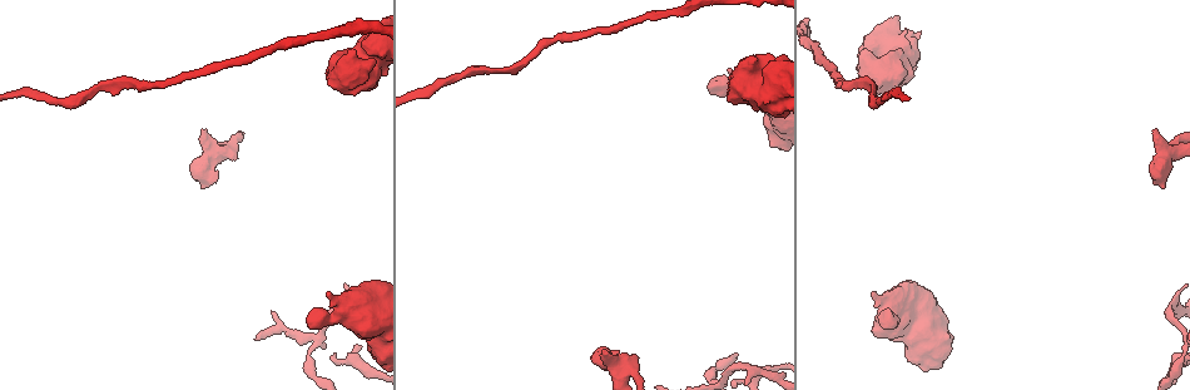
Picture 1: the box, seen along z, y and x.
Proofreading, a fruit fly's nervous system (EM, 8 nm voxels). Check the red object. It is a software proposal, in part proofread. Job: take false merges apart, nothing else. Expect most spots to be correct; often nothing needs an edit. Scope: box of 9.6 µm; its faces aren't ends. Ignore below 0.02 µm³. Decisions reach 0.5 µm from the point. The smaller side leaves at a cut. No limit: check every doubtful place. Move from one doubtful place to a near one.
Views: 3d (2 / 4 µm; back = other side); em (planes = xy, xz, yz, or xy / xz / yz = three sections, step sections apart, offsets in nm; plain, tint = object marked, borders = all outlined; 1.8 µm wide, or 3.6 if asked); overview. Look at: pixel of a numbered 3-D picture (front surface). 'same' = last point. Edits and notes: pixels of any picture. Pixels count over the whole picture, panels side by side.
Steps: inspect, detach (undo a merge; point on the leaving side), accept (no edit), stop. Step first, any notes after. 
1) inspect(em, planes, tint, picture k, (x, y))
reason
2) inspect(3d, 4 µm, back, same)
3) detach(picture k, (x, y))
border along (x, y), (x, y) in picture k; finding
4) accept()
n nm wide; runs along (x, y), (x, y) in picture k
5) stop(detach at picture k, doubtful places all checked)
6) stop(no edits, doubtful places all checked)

inspect(3d, 4 µm, picture 1, (894, 311))

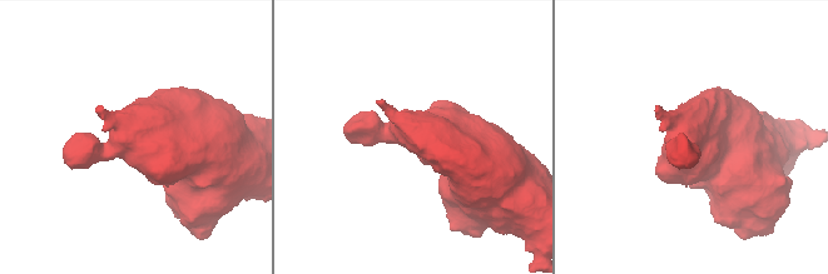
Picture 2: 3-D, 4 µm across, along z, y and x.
inspect(em, 3.6 µm, yz, step 16, tint, picture 2, (134, 142))
shape alone is not enough

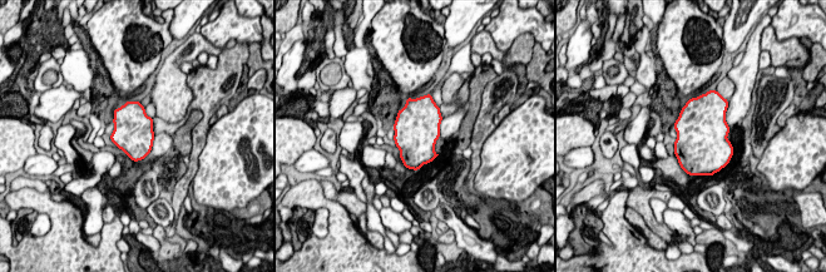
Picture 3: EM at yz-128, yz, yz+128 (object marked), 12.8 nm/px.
inspect(em, 3.6 µm, planes, borders, same)
cut it another way

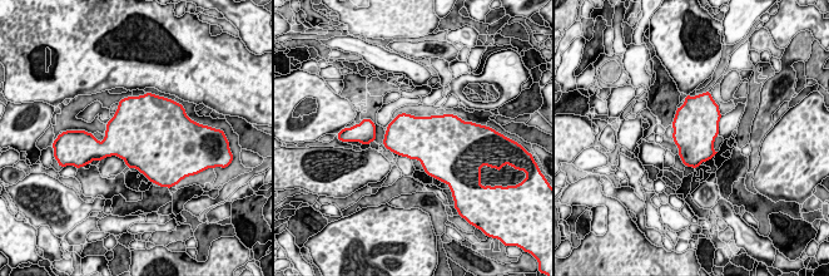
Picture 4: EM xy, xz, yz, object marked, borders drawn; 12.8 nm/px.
accept()
one cell here

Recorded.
inspect(3d, 4 µm, back, picture 1, (867, 65))
calibre changes

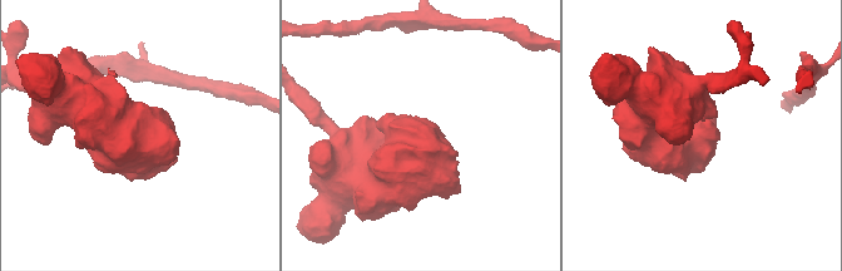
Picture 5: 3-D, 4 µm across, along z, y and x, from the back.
inspect(em, 3.6 µm, planes, plain, picture 5, (423, 128))
shape alone is not enough

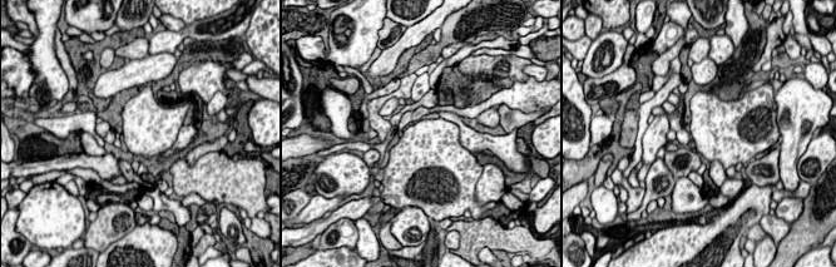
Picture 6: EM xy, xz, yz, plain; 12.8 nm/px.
inspect(em, 3.6 µm, planes, borders, same)

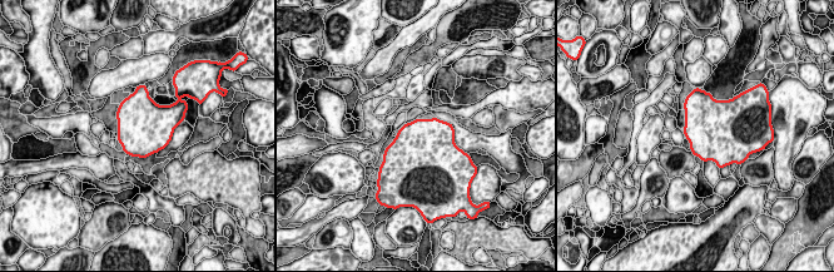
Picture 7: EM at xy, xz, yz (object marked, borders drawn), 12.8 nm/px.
accept()
600 nm wide; one cell here

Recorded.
inspect(em, xy, step 4, tint, picture 1, (1170, 151))
sudden change in width

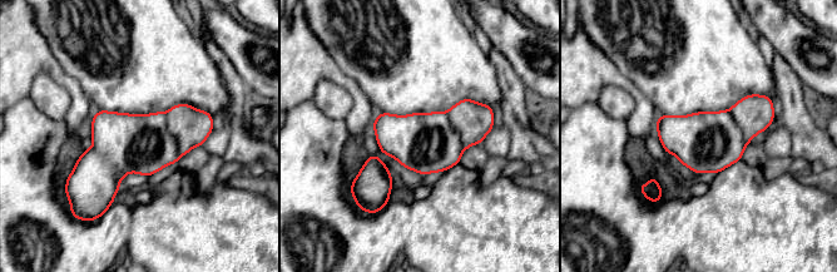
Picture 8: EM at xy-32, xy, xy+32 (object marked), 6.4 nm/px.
detach(picture 8, (134, 143))
380 nm wide; a second cell is stuck on

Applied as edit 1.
stop(detach at picture 8, doubtful places all checked)

